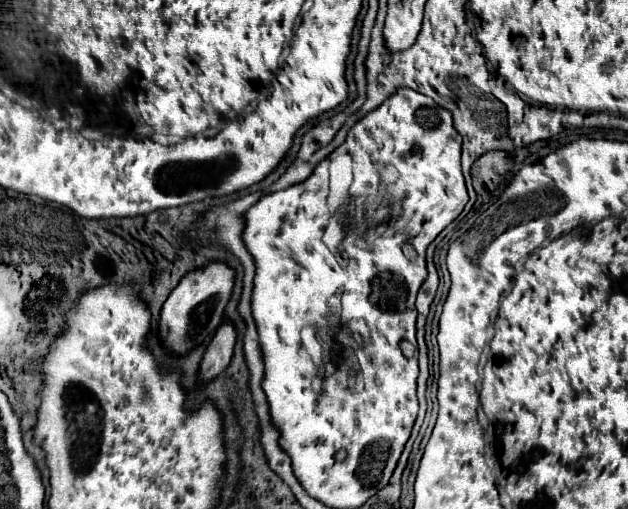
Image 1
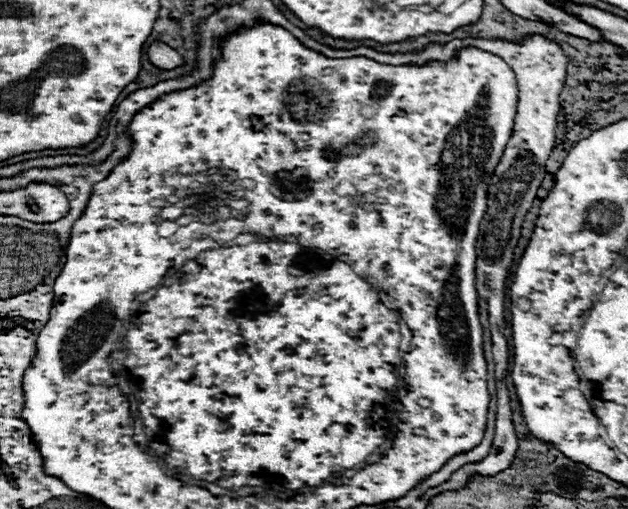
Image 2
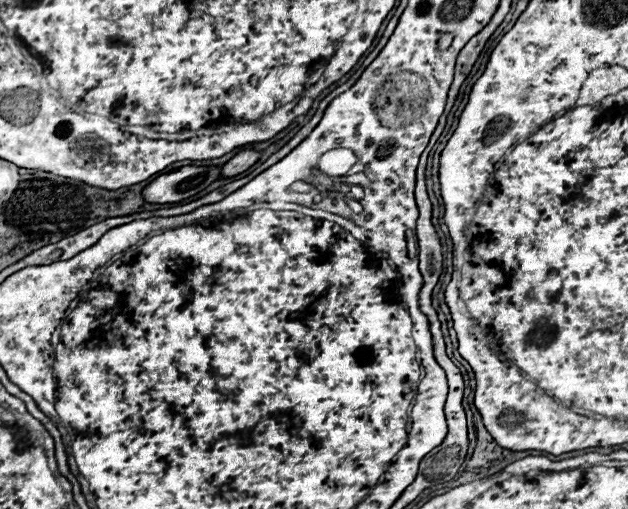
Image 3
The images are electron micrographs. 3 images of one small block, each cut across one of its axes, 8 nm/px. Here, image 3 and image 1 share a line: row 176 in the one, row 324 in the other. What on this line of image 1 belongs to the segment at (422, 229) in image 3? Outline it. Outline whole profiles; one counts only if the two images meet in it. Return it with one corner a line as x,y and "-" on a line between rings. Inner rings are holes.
428,258
428,278
422,284
422,288
419,289
418,300
416,300
416,308
418,308
418,332
416,332
416,338
418,338
418,346
420,346
420,354
422,356
426,356
424,324
426,324
426,316
428,316
430,304
432,304
432,300
436,296
436,290
438,290
438,272
434,268
432,258

